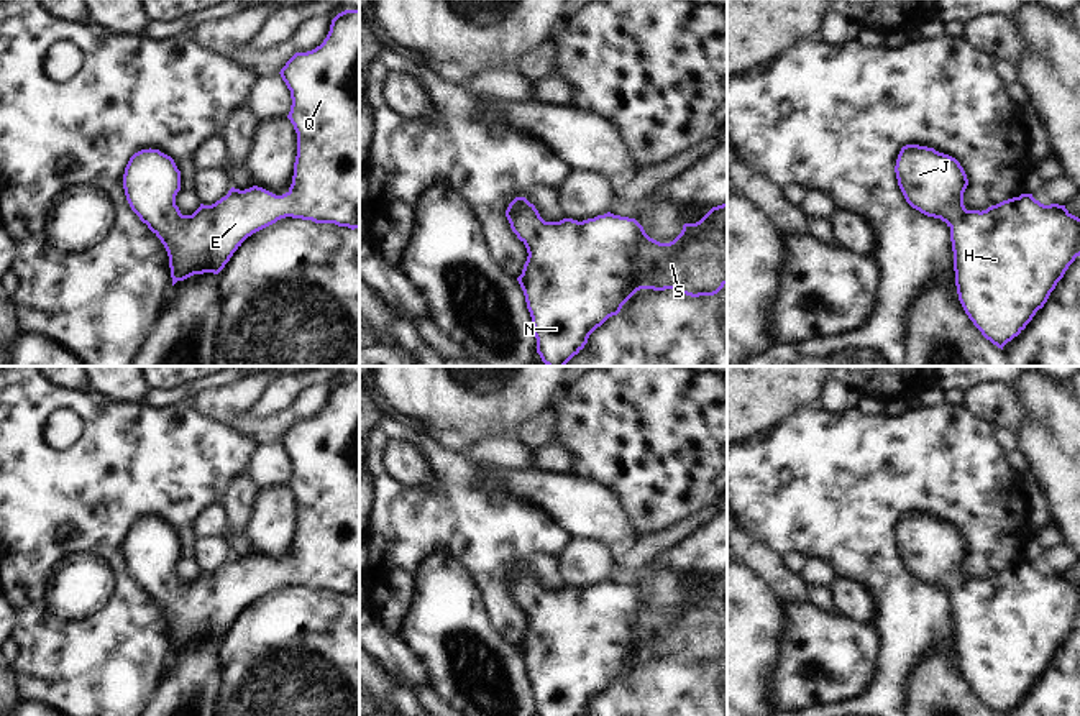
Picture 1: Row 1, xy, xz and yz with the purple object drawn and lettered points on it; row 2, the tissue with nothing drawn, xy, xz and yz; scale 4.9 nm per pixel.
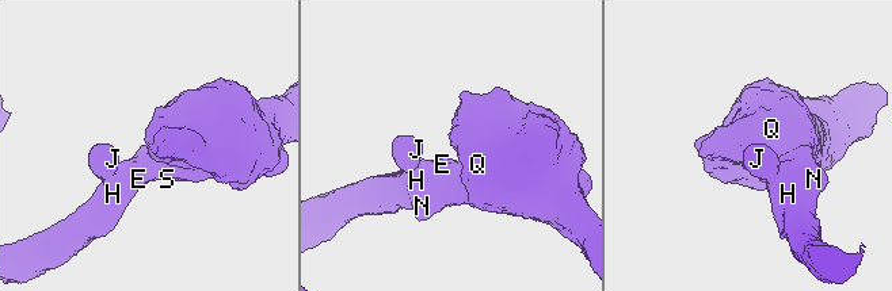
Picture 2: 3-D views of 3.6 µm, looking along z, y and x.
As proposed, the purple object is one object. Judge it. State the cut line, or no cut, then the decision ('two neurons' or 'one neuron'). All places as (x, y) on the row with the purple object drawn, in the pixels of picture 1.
no cut | one neuron

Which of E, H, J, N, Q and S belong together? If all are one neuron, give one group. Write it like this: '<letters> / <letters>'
E H J N Q S

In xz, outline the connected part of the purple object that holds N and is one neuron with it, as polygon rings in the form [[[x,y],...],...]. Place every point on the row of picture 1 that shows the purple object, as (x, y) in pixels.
[[[515,197],[506,217],[512,232],[527,248],[527,261],[517,278],[532,317],[537,353],[547,366],[565,366],[588,343],[589,335],[640,289],[676,289],[686,296],[714,296],[727,284],[727,204],[712,207],[699,222],[684,223],[681,233],[670,243],[650,238],[643,227],[629,217],[611,212],[583,222],[563,218],[545,222],[533,204]]]

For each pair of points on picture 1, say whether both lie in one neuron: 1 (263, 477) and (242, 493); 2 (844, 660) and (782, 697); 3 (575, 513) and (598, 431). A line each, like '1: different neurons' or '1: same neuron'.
1: different neurons
2: same neuron
3: different neurons

